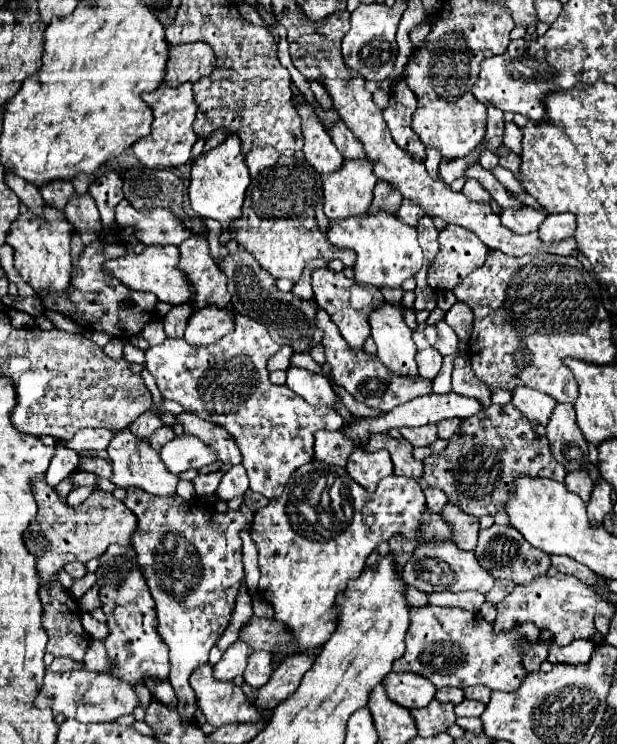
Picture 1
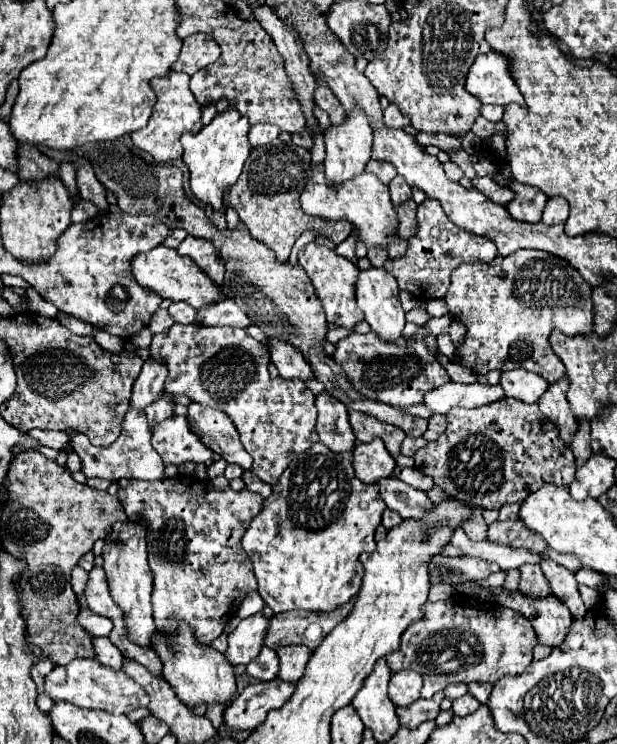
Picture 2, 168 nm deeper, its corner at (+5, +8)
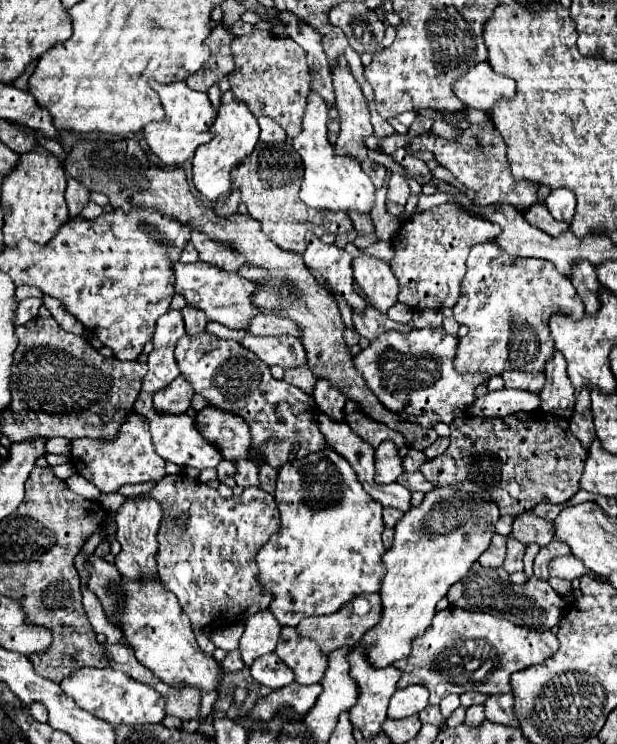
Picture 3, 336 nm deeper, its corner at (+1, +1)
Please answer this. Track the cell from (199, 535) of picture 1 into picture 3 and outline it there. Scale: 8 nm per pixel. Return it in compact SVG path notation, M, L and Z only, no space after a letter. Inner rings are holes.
M166 475L154 485L148 495L158 501L164 513L158 529L158 579L168 591L178 597L182 611L190 617L192 629L196 631L200 649L212 655L212 651L216 649L210 641L210 633L214 631L212 621L224 621L224 617L248 619L250 613L258 613L270 603L270 593L262 591L258 583L258 567L254 557L256 551L270 539L270 535L280 529L278 507L274 503L274 497L260 487L250 487L244 489L242 495L232 495L224 499L216 489L198 479L188 479L186 475Z

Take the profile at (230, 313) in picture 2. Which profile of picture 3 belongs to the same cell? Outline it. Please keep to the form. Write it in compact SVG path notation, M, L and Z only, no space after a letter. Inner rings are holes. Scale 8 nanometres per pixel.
M256 315L256 319L250 319L246 331L250 335L294 335L300 337L296 323L290 319L274 317L274 315Z

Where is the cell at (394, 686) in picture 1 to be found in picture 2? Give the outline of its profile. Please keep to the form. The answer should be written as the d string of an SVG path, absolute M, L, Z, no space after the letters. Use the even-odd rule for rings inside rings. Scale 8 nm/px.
M406 670L392 674L388 696L392 704L408 706L420 698L420 690L422 690L422 676L418 676L418 672L414 670Z

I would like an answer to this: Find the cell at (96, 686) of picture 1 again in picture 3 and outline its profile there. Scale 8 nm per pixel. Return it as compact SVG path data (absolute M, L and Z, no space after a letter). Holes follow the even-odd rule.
M84 667L80 671L74 671L74 675L68 675L60 683L62 691L78 703L84 711L90 711L92 715L112 723L112 725L142 725L142 723L160 723L164 719L164 699L158 695L152 687L134 681L132 677L124 675L122 671L114 671L110 667L96 669L96 667Z

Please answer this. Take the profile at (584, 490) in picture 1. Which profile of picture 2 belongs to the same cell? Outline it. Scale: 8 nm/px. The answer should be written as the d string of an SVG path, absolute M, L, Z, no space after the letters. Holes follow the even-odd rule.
M576 420L576 422L578 422L578 432L574 434L572 450L574 450L574 456L576 456L576 464L582 466L592 454L592 448L590 448L590 422L588 420Z

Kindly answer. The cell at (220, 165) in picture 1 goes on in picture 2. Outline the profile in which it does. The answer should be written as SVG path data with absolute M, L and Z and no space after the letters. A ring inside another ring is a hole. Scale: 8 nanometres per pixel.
M228 108L220 114L216 114L214 120L208 126L204 126L200 132L196 132L196 134L190 132L190 134L182 136L182 146L184 146L182 160L190 168L192 192L200 202L210 204L214 210L224 208L222 196L234 184L234 180L238 180L242 166L248 158L248 152L250 152L248 130L250 130L248 118L242 116L240 112L236 112L234 108Z

